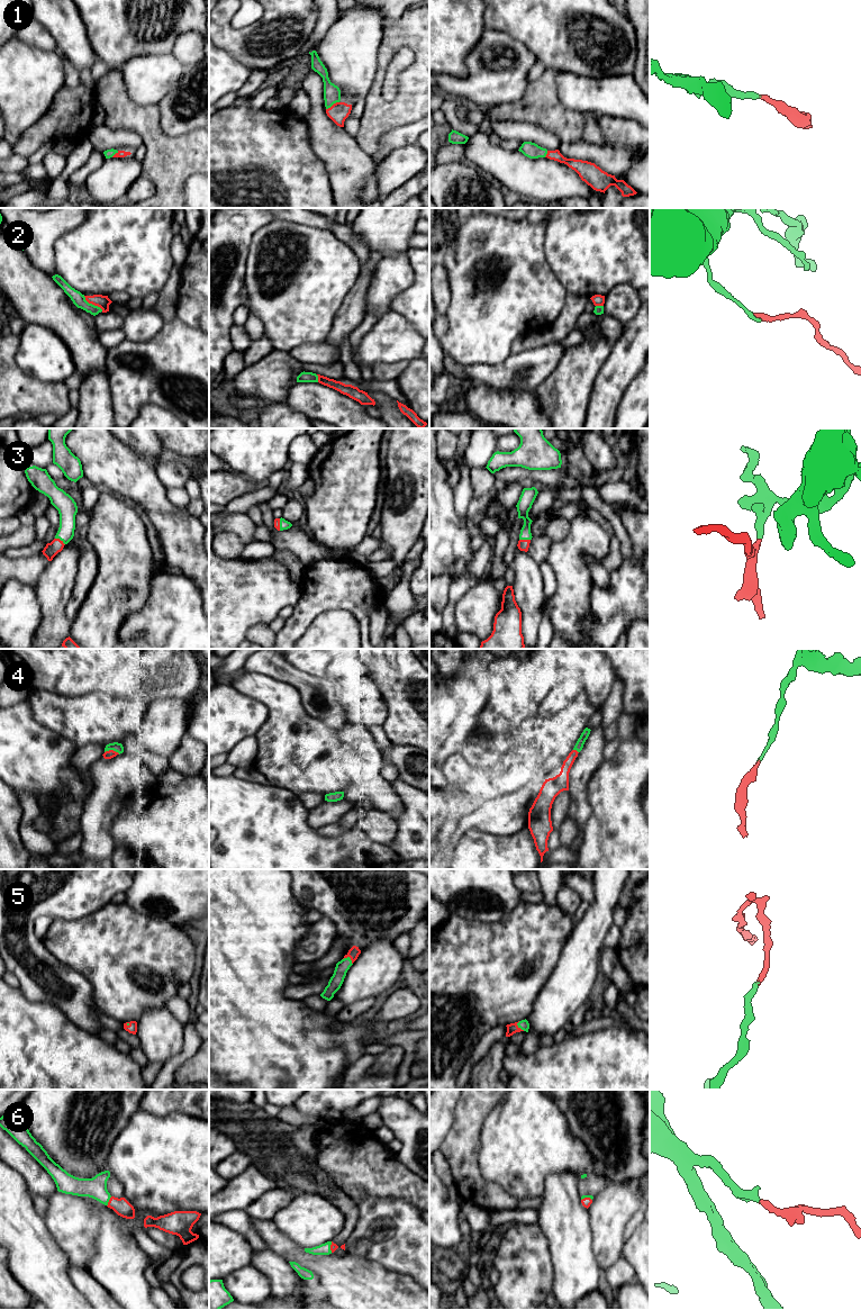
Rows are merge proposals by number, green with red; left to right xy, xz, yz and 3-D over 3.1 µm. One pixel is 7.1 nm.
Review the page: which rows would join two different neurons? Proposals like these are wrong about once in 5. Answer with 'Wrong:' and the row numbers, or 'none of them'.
Wrong: none of them

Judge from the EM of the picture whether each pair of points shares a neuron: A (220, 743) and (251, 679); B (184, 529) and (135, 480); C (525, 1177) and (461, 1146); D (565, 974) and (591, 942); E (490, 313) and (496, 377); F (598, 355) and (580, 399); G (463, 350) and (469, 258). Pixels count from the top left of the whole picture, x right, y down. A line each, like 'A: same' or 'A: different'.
A: different
B: same
C: different
D: same
E: different
F: same
G: same

